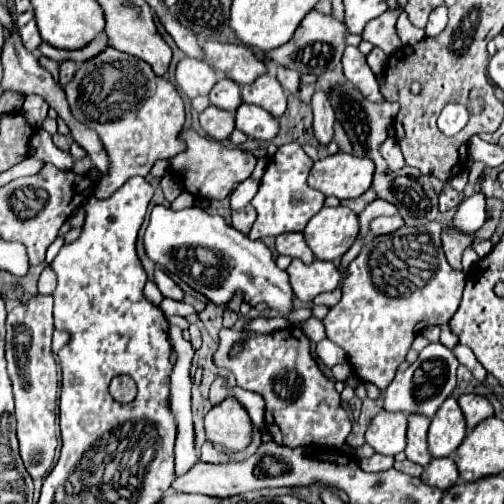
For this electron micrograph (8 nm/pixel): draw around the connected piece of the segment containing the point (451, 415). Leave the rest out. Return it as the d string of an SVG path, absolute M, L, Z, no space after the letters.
M448 398L432 418L428 430L428 448L432 458L450 456L462 444L464 436L466 436L464 414L456 398Z

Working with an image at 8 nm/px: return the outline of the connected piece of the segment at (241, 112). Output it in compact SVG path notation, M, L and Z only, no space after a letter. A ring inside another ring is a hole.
M240 104L236 110L236 128L256 140L272 140L278 134L278 120L260 106Z

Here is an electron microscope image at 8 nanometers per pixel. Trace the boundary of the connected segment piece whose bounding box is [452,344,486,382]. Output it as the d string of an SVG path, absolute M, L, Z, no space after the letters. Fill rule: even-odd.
M458 344L454 350L452 350L454 354L456 354L456 358L458 358L458 362L460 364L464 364L472 374L474 374L474 378L476 380L484 380L486 378L486 370L482 368L482 364L476 360L476 356L474 352L468 348L468 346L462 346L462 344Z

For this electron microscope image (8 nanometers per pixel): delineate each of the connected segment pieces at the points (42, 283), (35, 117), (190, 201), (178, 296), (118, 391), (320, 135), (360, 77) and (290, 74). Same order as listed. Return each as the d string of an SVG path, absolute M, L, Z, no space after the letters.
M44 268L40 274L40 280L38 280L38 292L40 294L52 294L54 286L56 286L56 274L50 268Z
M36 94L32 96L26 96L24 100L24 106L22 106L22 116L34 126L34 128L40 128L46 114L48 114L48 104L44 102L44 98L38 98Z
M183 191L171 204L170 208L173 210L181 210L186 207L193 206L195 202L195 196L191 193Z
M156 266L156 270L154 270L154 284L158 286L158 290L164 298L172 298L172 300L182 300L184 298L178 284L160 266Z
M116 376L110 384L110 394L122 402L122 404L128 404L134 396L136 396L136 384L130 376Z
M318 92L312 96L312 110L314 110L314 136L320 142L322 148L326 148L334 136L332 132L332 124L334 124L334 110L328 102L328 94L326 92Z
M346 46L344 58L342 58L342 72L344 72L344 78L352 82L370 102L384 102L384 98L380 98L382 94L380 94L376 76L368 68L366 56L358 48Z
M278 66L278 82L282 84L286 94L298 94L300 74L294 72L294 70L286 70L284 66Z

